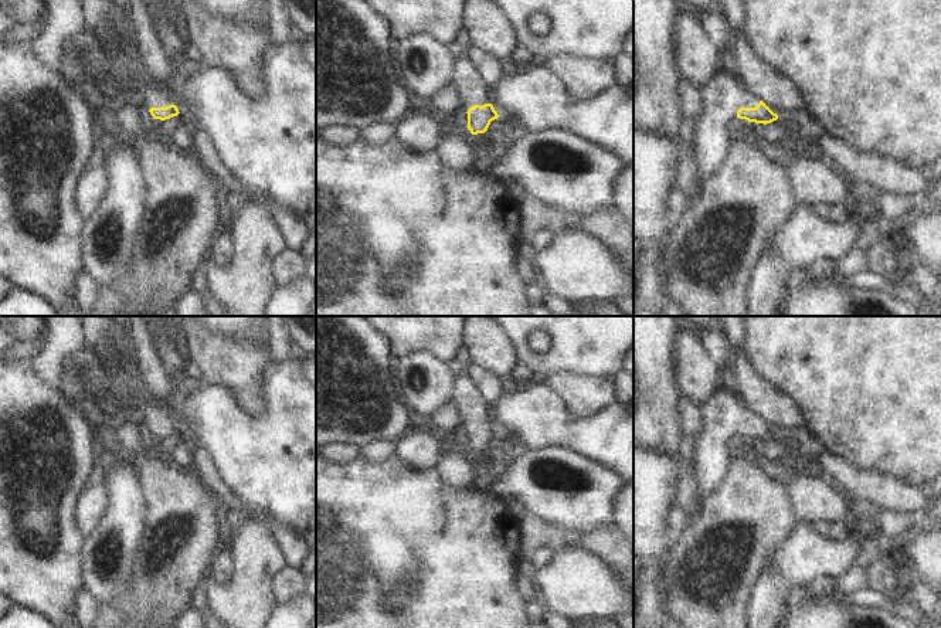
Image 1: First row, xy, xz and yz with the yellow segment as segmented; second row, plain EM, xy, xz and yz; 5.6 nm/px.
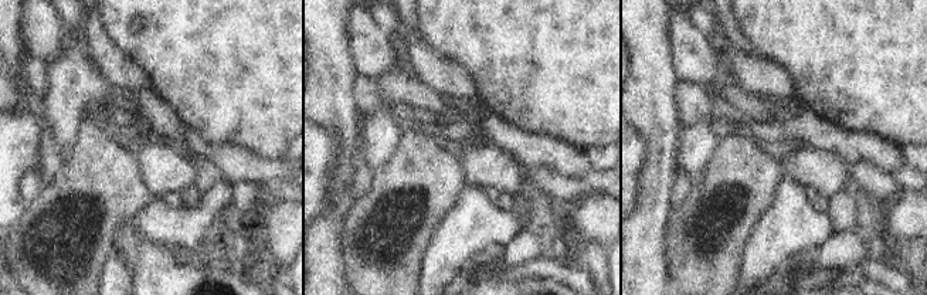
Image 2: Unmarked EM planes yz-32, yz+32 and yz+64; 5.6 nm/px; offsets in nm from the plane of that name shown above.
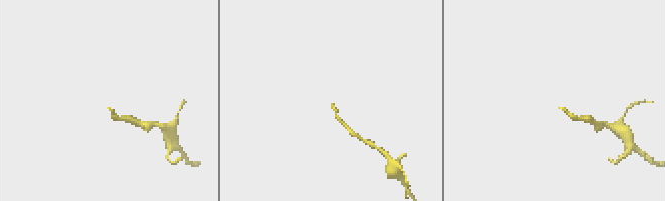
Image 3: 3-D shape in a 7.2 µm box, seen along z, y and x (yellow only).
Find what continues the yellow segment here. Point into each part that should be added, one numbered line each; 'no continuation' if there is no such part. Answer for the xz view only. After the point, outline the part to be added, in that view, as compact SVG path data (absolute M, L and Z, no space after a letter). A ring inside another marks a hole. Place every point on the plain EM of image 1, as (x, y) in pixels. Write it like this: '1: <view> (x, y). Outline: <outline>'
1: xz (471, 407). Outline: M465 371L453 377L451 403L455 405L461 427L465 430L473 422L489 421L490 405L483 401Z

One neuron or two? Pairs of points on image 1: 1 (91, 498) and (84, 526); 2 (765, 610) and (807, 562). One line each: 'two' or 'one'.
1: one
2: one

